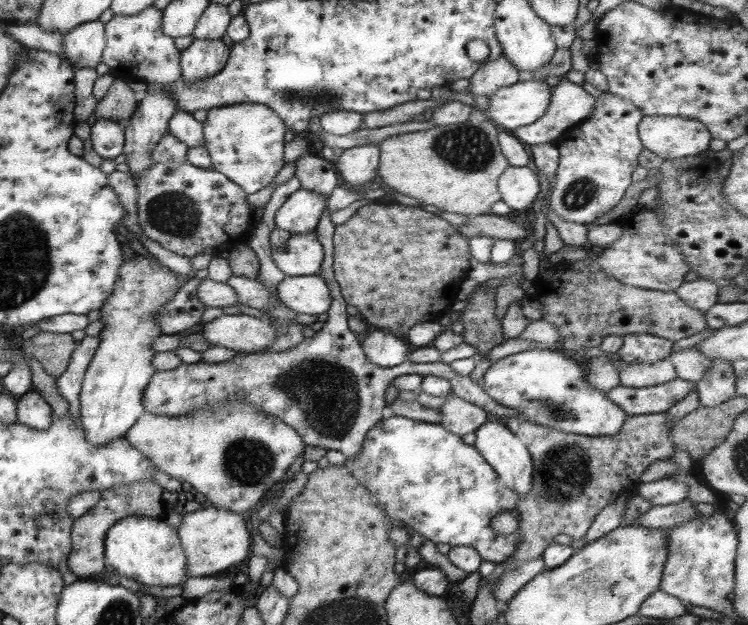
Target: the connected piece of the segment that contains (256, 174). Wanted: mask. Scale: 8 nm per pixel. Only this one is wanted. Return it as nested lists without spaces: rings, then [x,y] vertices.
[[[241,103],[221,108],[211,108],[206,112],[206,118],[201,125],[204,138],[203,147],[210,156],[211,168],[234,182],[246,195],[265,188],[274,180],[275,173],[283,168],[283,146],[285,146],[283,136],[285,136],[285,131],[288,128],[266,106]]]

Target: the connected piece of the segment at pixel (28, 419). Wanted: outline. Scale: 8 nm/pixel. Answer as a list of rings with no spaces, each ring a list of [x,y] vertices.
[[[37,390],[27,391],[15,399],[17,422],[37,430],[43,430],[49,426],[52,411]]]

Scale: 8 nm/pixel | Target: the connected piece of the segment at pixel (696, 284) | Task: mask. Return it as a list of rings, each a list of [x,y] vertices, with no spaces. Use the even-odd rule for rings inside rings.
[[[693,280],[682,283],[674,292],[687,306],[700,310],[703,314],[717,303],[717,294],[720,290],[709,280]]]

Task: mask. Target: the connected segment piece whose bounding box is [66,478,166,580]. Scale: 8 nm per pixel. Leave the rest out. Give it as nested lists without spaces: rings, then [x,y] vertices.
[[[150,478],[138,480],[131,484],[118,484],[108,490],[102,490],[99,493],[99,502],[73,521],[71,529],[71,552],[66,558],[66,564],[71,574],[74,574],[77,580],[82,580],[92,574],[103,574],[104,562],[104,534],[111,526],[111,523],[118,521],[127,515],[139,515],[149,518],[162,518],[166,513],[164,503],[161,499],[163,492],[160,486],[157,486]]]

